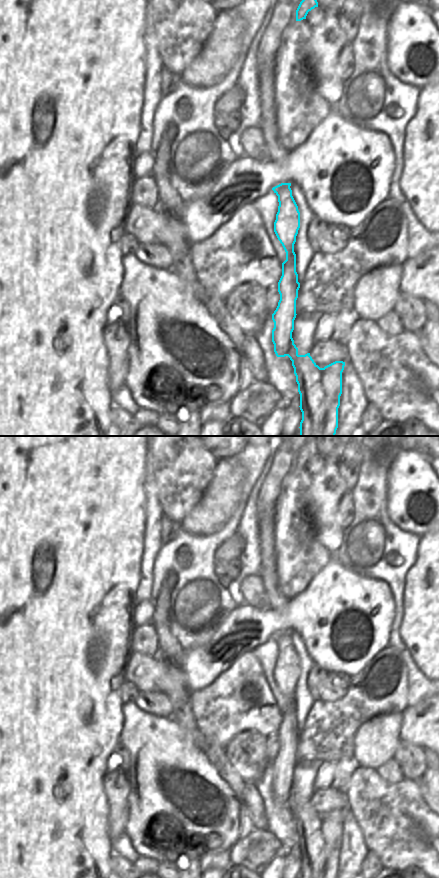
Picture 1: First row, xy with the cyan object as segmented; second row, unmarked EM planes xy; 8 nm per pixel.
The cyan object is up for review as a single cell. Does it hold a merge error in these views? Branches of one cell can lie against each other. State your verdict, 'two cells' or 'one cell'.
two cells

